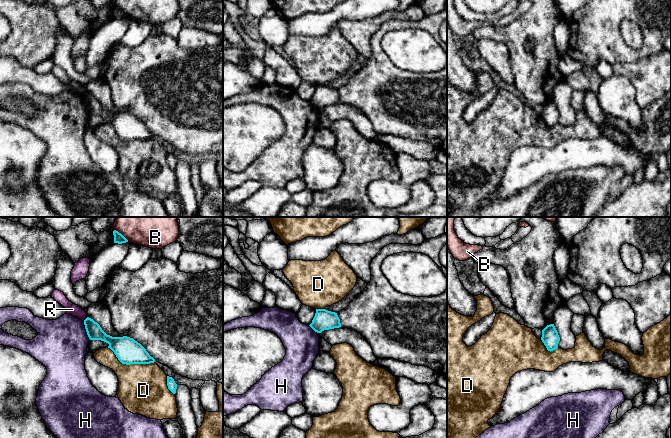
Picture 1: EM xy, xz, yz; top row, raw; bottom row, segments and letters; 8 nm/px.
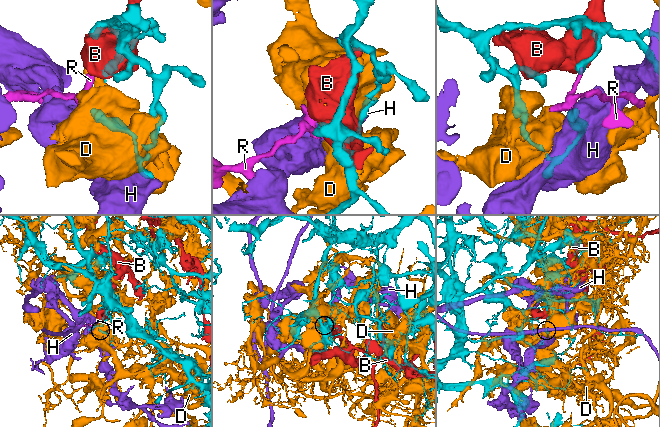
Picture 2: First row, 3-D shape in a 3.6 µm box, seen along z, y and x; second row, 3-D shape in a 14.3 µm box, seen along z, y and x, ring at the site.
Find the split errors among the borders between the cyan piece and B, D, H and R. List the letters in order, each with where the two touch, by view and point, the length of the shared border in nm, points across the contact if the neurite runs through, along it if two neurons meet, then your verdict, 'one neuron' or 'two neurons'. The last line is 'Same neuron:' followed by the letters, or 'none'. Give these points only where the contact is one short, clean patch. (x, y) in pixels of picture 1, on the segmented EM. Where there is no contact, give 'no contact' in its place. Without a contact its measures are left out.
B: meets cyan in xy at (121, 234); contact 160 nm long; two neurons
D: meets cyan in xy at (129, 364); contact 400 nm long; two neurons
H: meets cyan in xy at (86, 330); contact 160 nm long; two neurons
R: meets cyan in xy at (86, 318); contact 50 nm long; border along xy (87, 317), (83, 320); two neurons
Same neuron: none

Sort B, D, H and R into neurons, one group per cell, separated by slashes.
B / D / H / R

